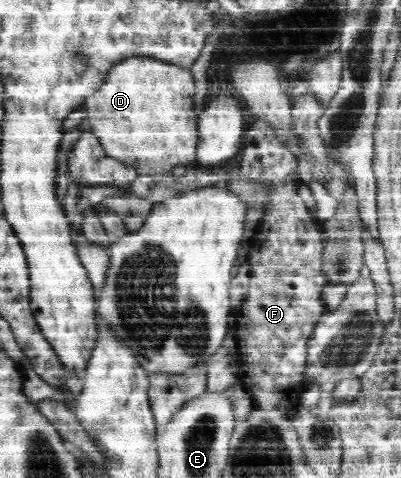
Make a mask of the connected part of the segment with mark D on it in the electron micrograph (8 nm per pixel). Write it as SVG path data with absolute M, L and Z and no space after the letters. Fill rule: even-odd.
M128 58L117 63L103 80L98 91L84 104L92 132L108 156L133 167L139 175L166 174L177 165L186 166L196 160L197 113L193 111L195 81L190 69L169 65L153 58Z

